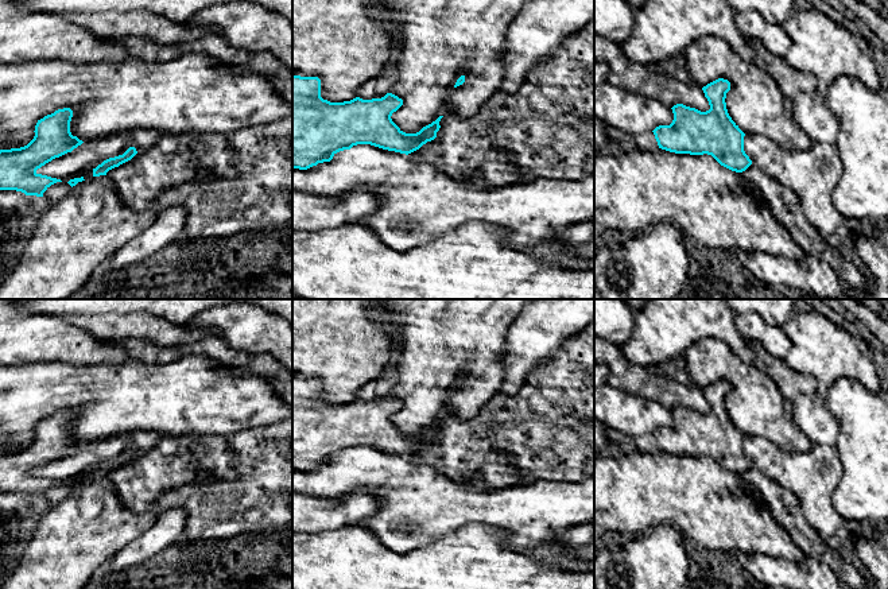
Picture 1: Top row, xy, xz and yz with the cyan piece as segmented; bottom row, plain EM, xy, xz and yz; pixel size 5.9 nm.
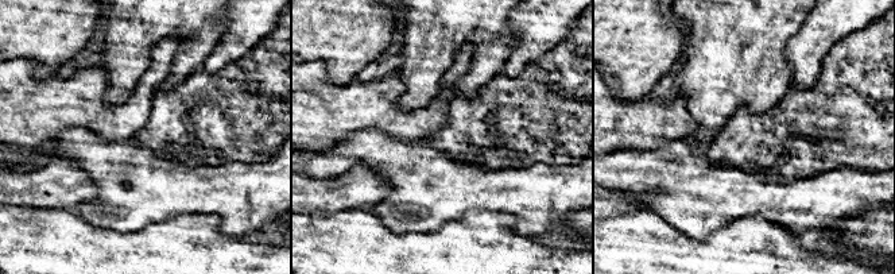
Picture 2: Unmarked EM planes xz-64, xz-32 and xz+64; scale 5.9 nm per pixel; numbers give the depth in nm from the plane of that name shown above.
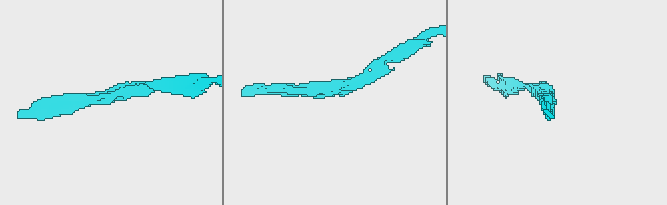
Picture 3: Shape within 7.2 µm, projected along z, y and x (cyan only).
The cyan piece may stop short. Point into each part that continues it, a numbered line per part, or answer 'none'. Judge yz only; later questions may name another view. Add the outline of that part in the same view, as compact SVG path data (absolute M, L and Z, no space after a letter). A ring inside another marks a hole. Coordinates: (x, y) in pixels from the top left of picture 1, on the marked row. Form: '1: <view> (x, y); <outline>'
none

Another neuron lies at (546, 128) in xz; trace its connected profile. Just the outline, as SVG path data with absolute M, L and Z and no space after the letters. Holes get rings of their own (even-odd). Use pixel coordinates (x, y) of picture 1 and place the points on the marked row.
M594 19L567 39L558 51L532 67L515 93L496 92L488 98L480 111L470 117L447 113L439 121L437 137L423 144L419 150L408 154L410 160L427 163L454 179L470 181L481 187L495 187L531 182L535 178L585 179L594 173Z

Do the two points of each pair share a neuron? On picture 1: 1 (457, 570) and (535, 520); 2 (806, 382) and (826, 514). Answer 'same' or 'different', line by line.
1: different
2: different

